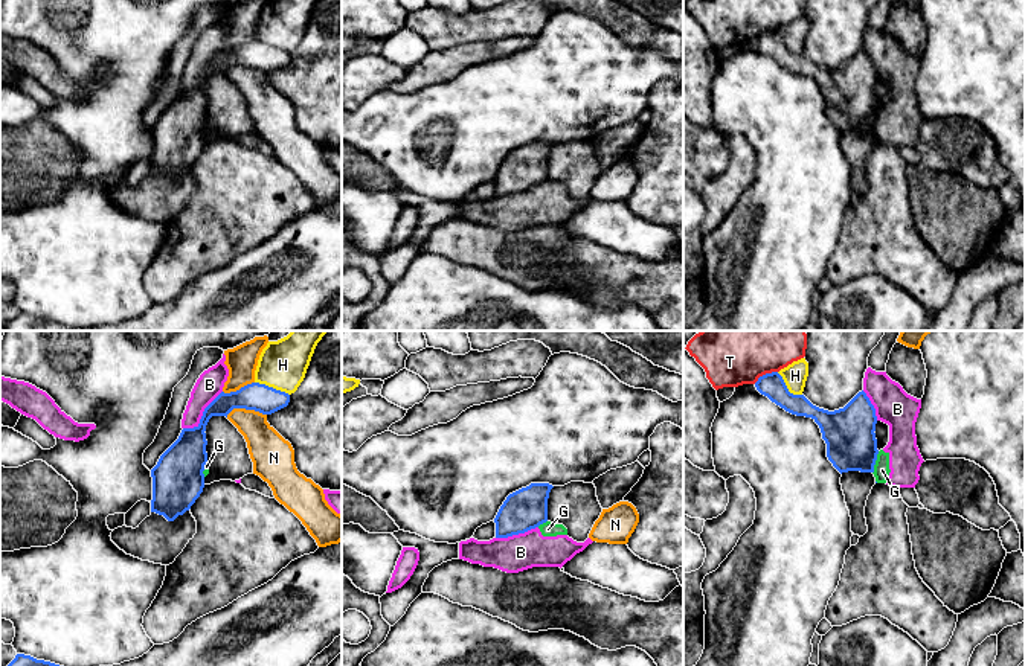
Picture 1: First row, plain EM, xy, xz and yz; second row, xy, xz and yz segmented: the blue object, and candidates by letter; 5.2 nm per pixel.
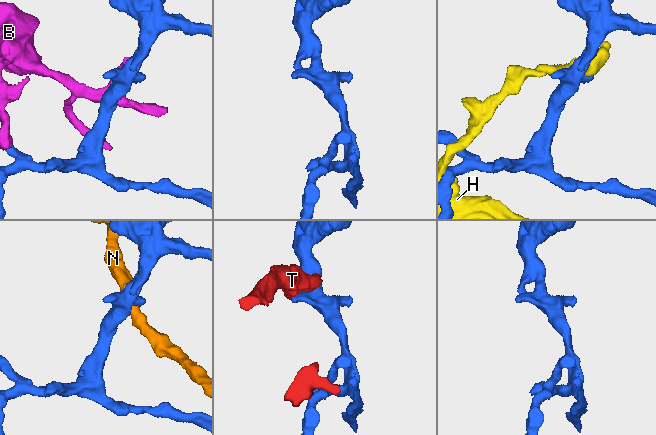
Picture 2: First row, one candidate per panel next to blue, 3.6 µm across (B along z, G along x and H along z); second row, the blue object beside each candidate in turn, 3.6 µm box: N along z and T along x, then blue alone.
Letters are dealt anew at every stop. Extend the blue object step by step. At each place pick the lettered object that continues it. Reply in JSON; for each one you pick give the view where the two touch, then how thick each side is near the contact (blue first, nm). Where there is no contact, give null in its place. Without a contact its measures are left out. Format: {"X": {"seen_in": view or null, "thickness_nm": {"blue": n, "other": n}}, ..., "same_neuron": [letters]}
{"same_neuron": []}

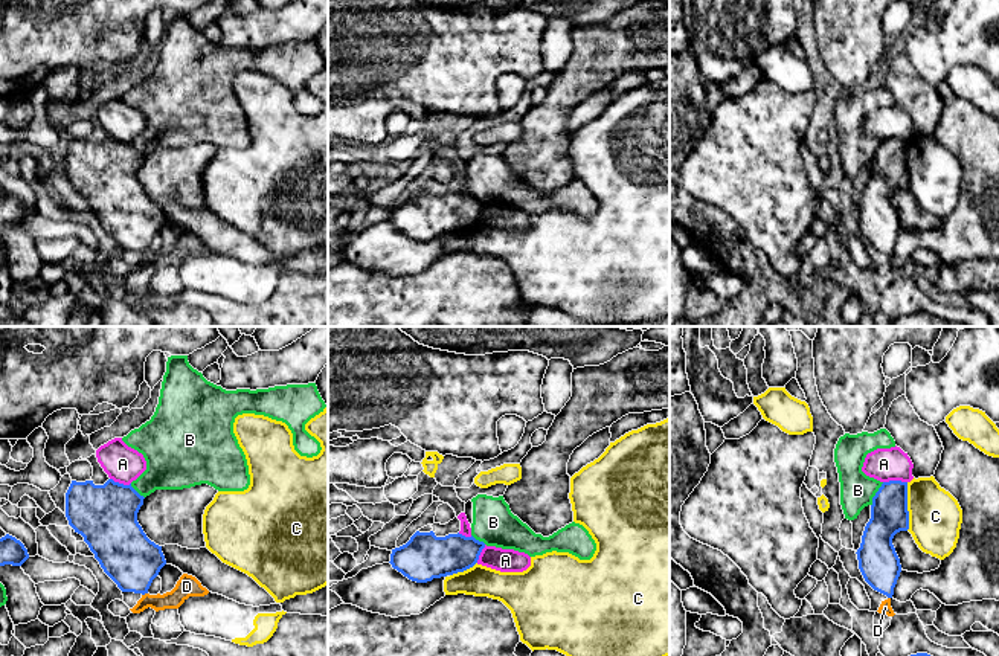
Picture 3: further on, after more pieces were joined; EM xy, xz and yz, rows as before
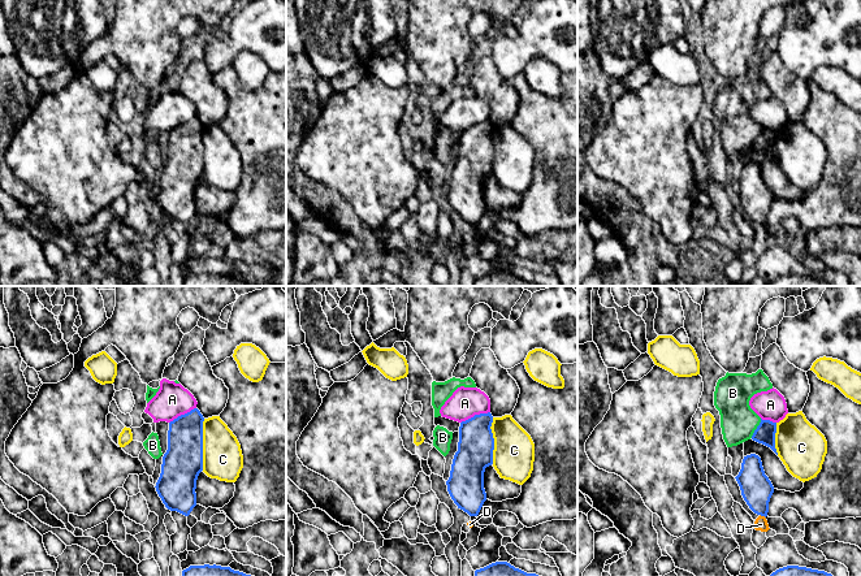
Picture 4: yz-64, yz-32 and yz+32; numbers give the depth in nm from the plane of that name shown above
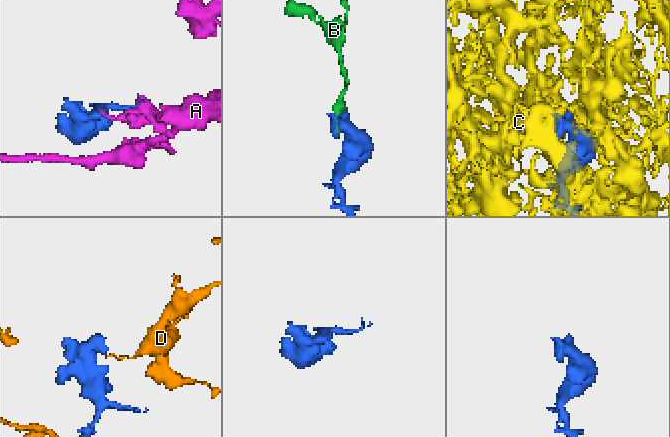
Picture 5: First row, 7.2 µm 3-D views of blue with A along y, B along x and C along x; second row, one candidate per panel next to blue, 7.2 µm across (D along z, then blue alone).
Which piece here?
{"same_neuron": []}

